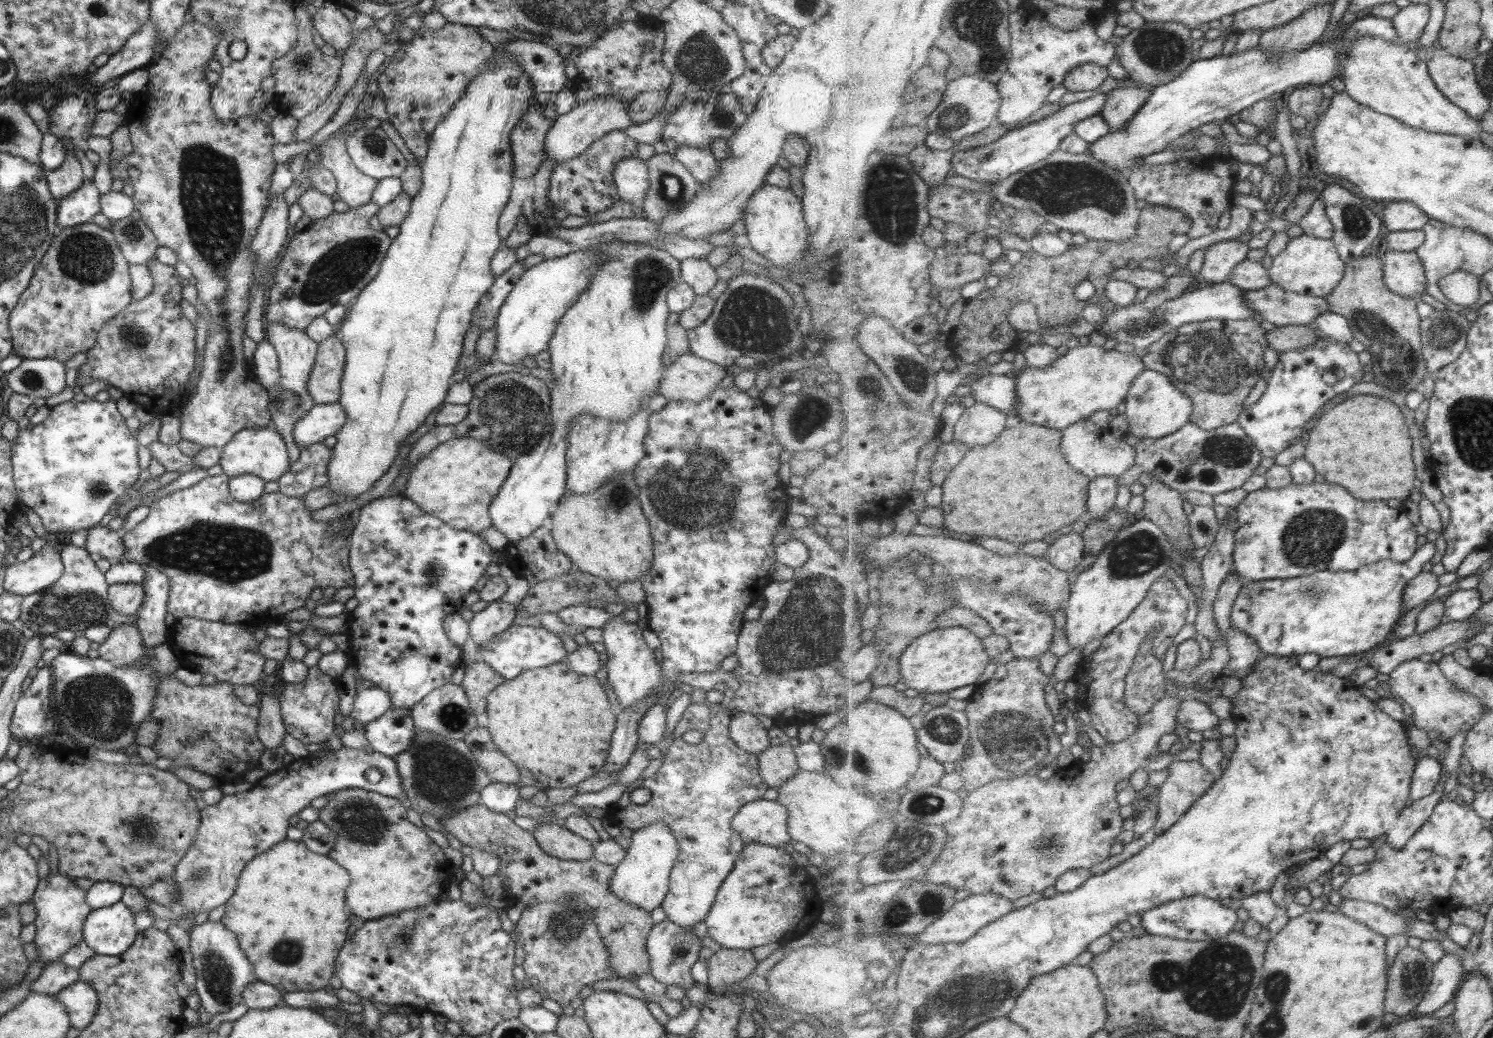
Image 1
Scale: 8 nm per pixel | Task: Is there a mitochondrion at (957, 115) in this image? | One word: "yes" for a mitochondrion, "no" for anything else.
yes

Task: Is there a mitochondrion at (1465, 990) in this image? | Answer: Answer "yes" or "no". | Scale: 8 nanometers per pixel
no

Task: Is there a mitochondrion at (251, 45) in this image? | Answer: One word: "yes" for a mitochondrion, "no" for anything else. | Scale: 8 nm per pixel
no

